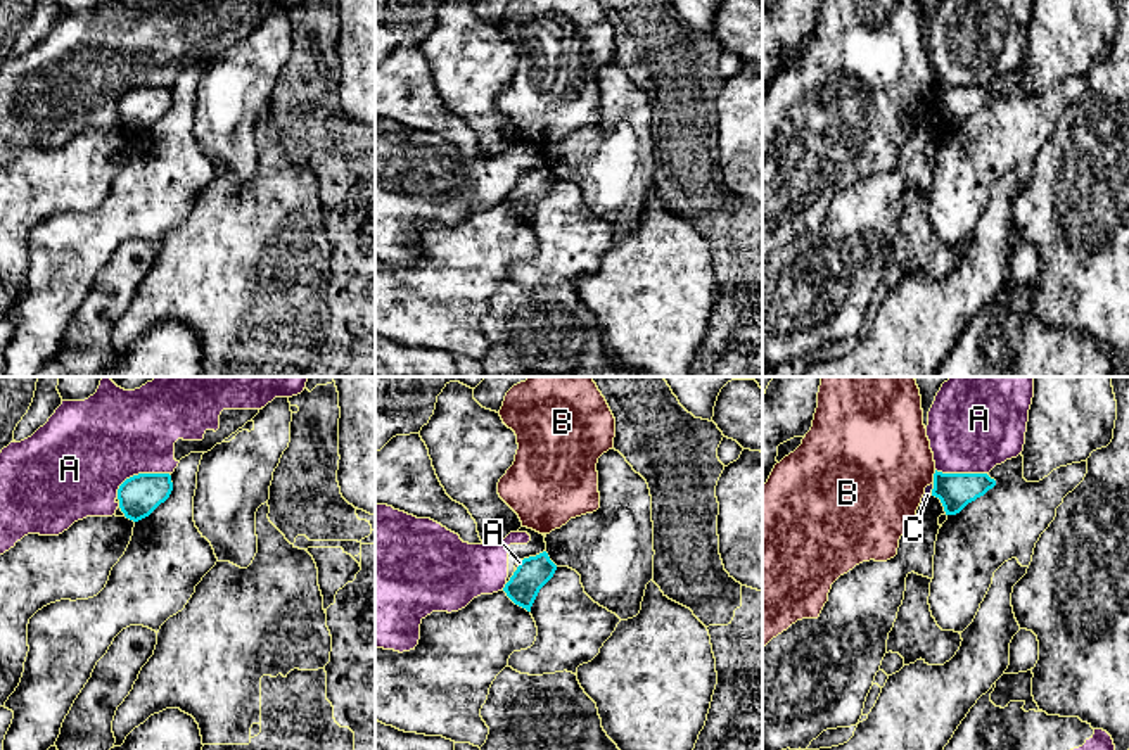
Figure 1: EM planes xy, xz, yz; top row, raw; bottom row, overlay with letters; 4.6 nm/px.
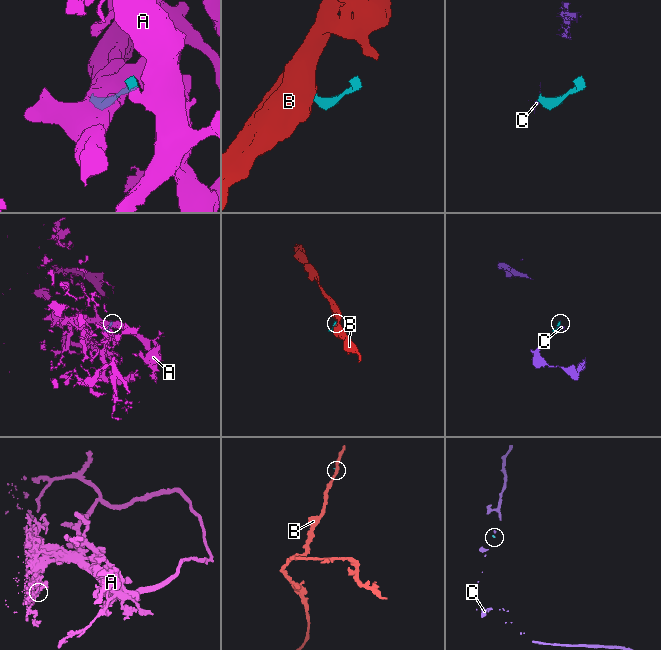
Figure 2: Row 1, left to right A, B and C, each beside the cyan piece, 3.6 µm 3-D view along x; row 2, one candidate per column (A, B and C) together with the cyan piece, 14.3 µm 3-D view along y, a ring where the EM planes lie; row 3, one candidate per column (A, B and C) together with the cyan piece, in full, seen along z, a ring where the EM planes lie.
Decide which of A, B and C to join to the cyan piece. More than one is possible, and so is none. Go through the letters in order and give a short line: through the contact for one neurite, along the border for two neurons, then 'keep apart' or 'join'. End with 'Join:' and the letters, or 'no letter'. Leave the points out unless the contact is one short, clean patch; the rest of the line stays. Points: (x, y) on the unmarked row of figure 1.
A: keep apart
B: line yz (936, 83), (932, 94); keep apart
C: line yz (934, 95), (931, 108); keep apart
Join: no letter

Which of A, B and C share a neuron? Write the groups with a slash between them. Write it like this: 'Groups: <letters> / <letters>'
Groups: A / B C

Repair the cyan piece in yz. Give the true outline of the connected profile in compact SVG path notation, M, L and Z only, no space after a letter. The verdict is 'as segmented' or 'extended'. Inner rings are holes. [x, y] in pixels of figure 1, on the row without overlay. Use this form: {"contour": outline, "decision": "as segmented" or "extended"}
{"contour": "M934 86L932 109L939 111L946 128L960 126L968 116L996 99L987 86Z", "decision": "as segmented"}

